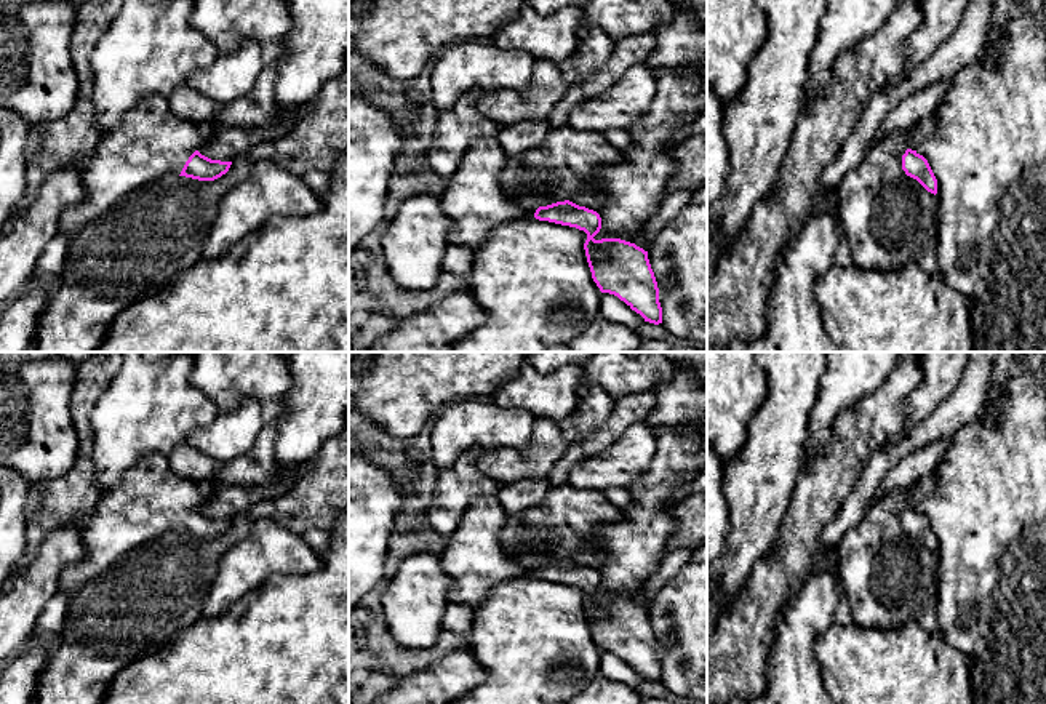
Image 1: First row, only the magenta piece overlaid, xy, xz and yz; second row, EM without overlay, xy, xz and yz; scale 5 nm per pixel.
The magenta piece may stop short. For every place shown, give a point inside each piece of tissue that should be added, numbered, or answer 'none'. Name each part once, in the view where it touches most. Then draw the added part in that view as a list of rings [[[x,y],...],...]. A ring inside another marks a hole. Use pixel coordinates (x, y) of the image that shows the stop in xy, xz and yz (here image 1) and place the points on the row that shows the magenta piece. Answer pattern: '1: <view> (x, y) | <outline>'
1: xy (151, 143) | [[[152,94],[142,99],[123,115],[115,130],[101,136],[82,173],[86,195],[62,213],[59,230],[72,238],[138,187],[165,176],[179,176],[208,136],[208,123],[178,118],[166,98]]]

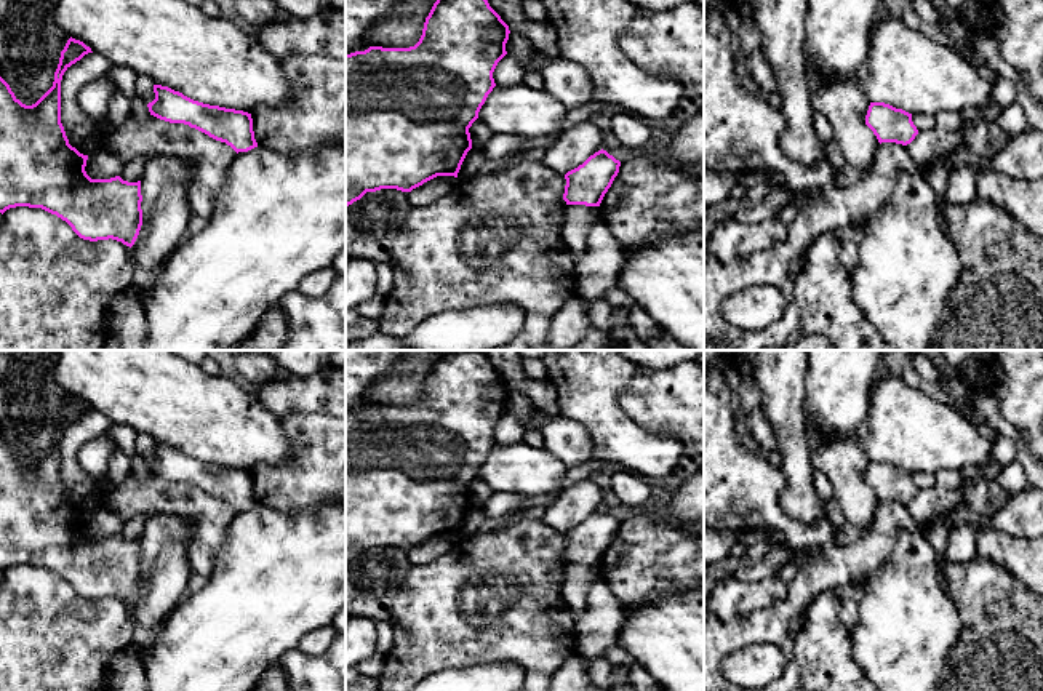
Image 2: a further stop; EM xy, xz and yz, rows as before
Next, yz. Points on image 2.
none

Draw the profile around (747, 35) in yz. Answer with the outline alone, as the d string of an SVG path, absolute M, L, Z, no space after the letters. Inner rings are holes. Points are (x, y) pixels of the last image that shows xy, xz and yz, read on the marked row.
M741 18L734 34L734 46L742 59L760 50L760 30L753 18Z

